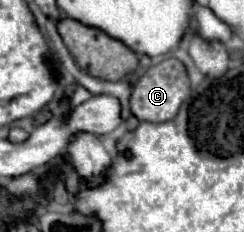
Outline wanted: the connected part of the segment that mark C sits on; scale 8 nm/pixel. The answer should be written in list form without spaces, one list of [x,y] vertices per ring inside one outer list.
[[[166,58],[154,66],[150,66],[144,76],[136,82],[136,86],[132,88],[132,96],[130,96],[130,112],[138,118],[138,120],[146,120],[146,122],[168,122],[176,116],[180,104],[190,96],[190,80],[186,74],[186,68],[180,60],[174,58]]]

